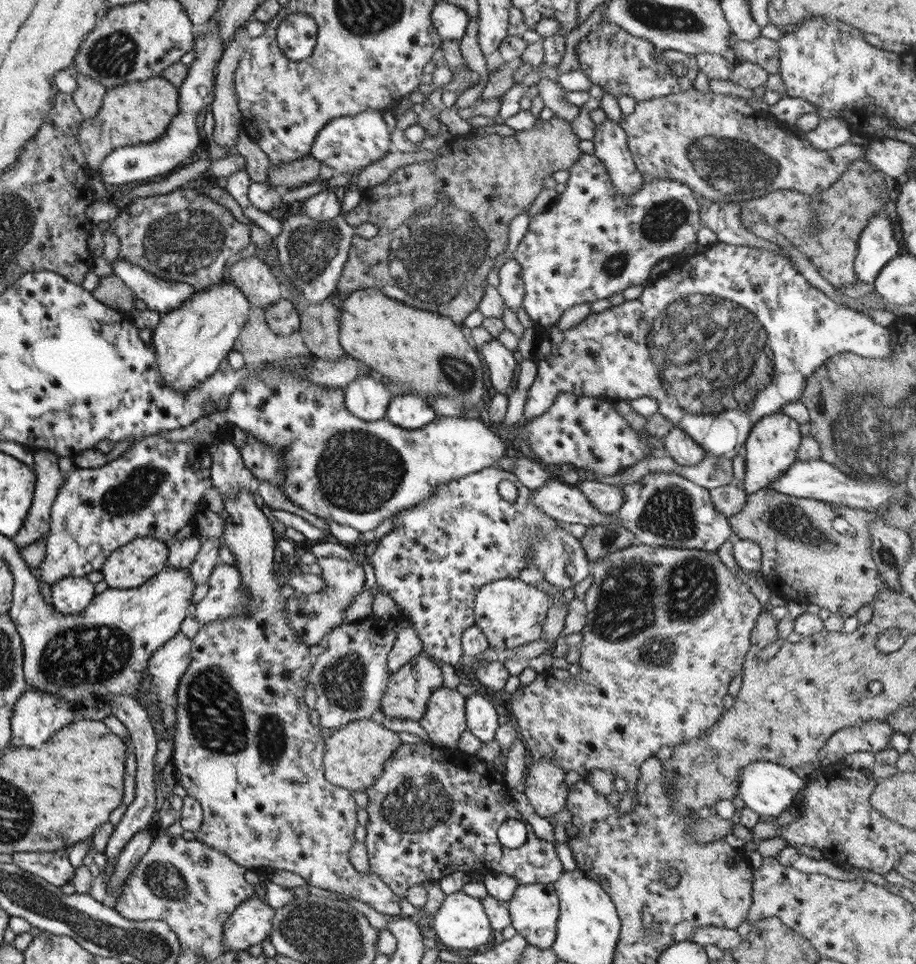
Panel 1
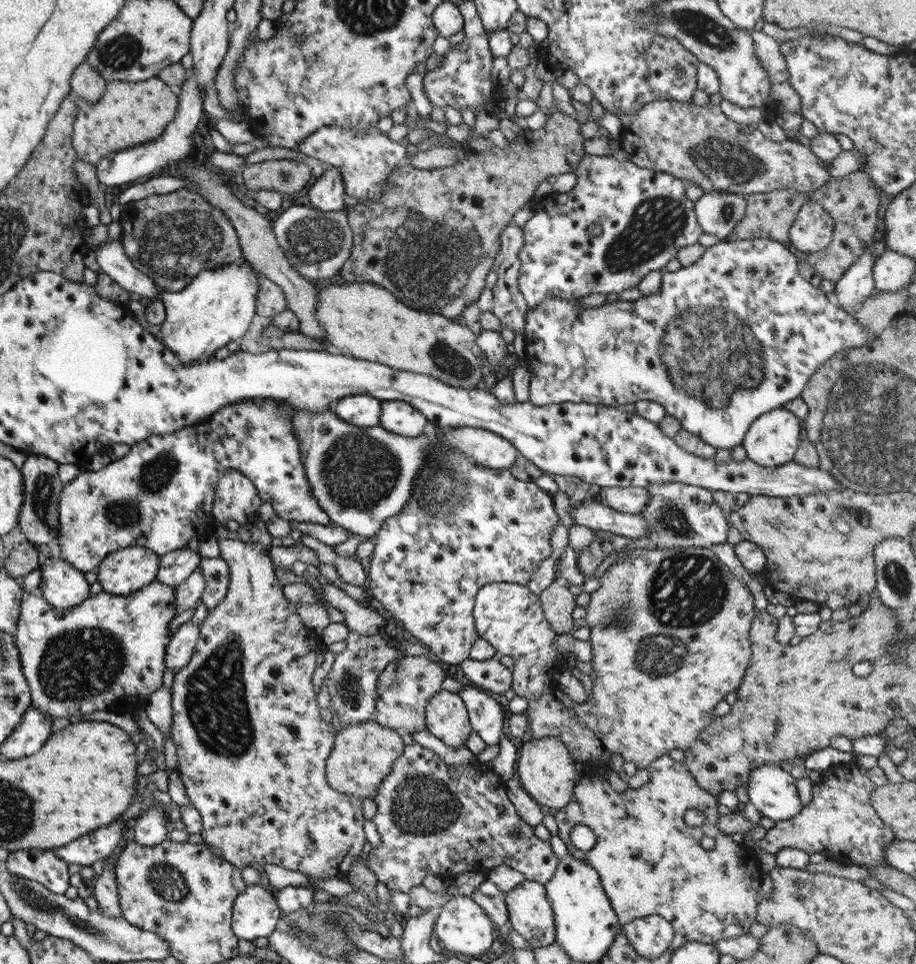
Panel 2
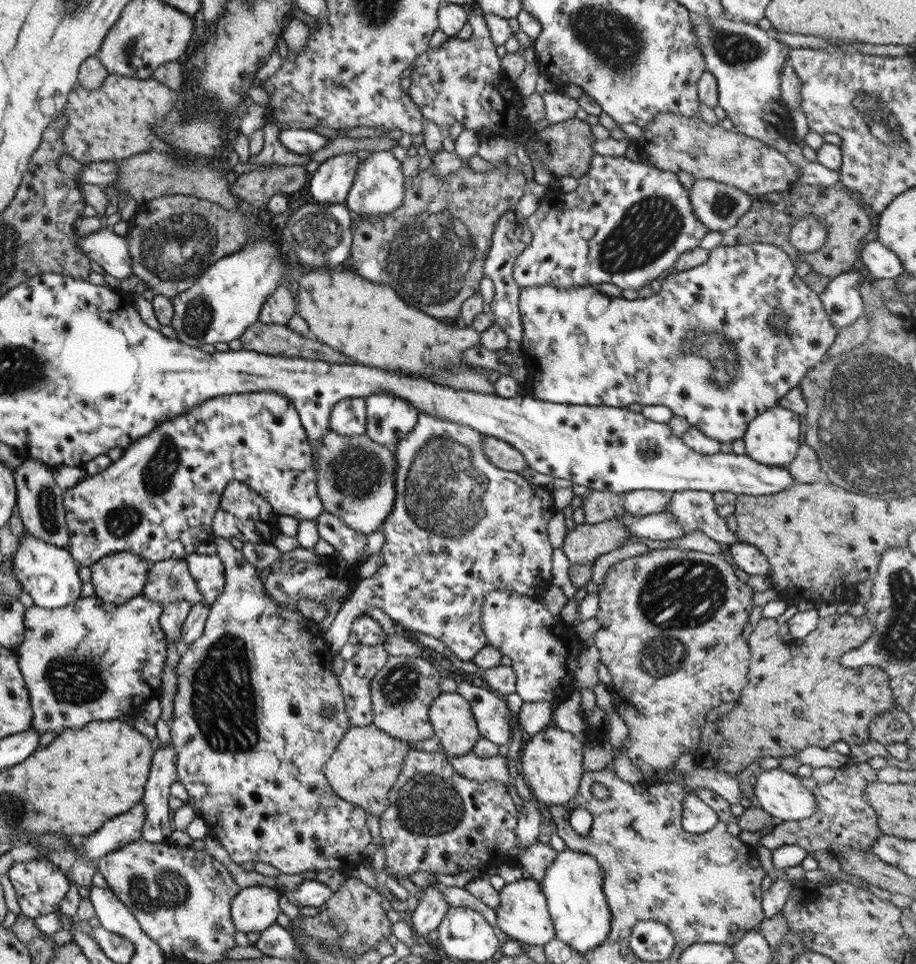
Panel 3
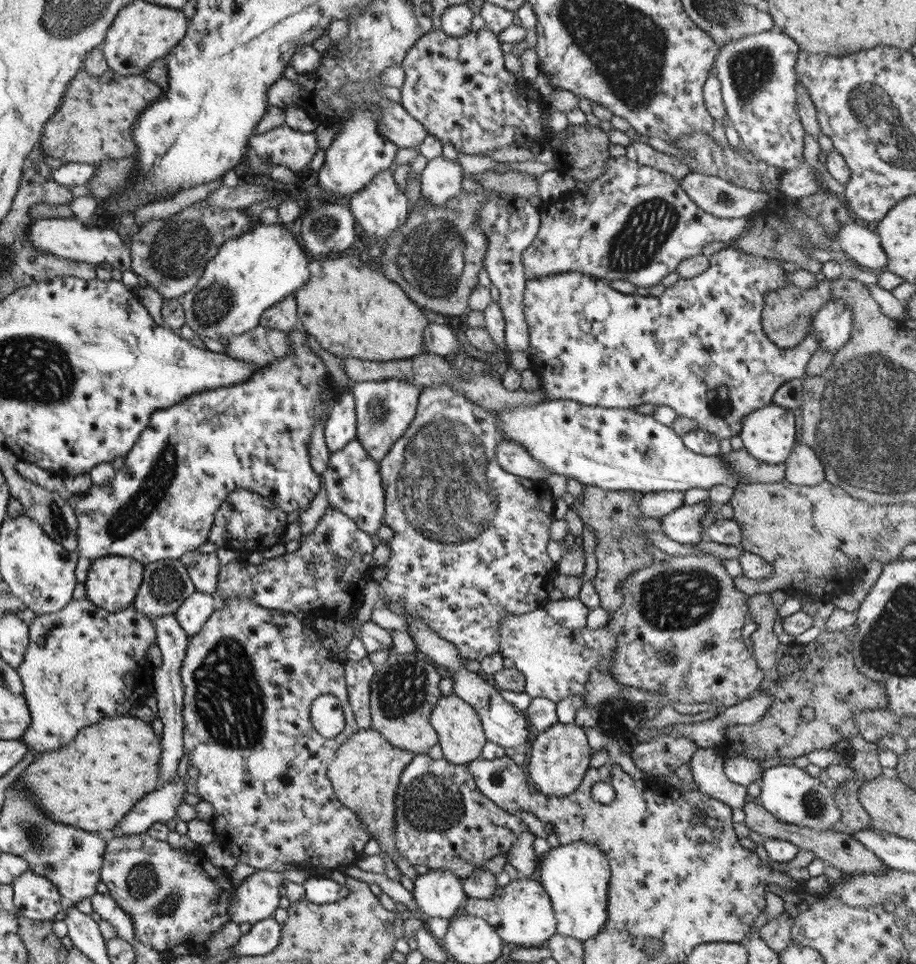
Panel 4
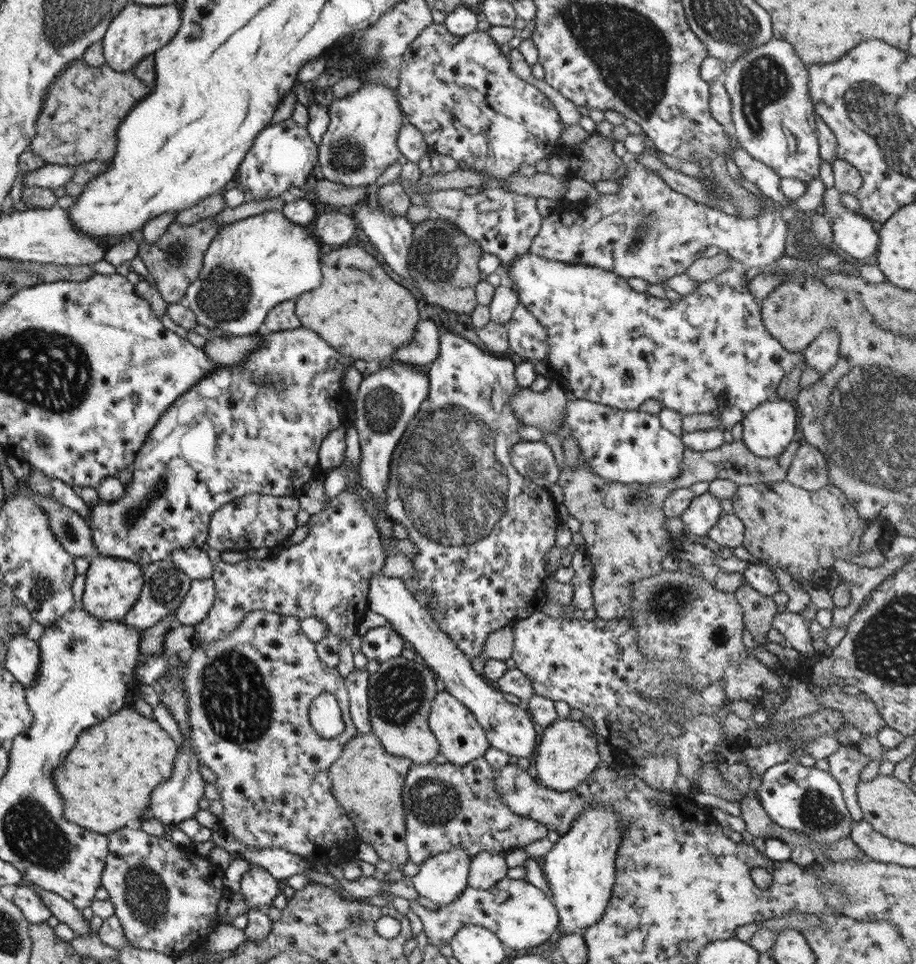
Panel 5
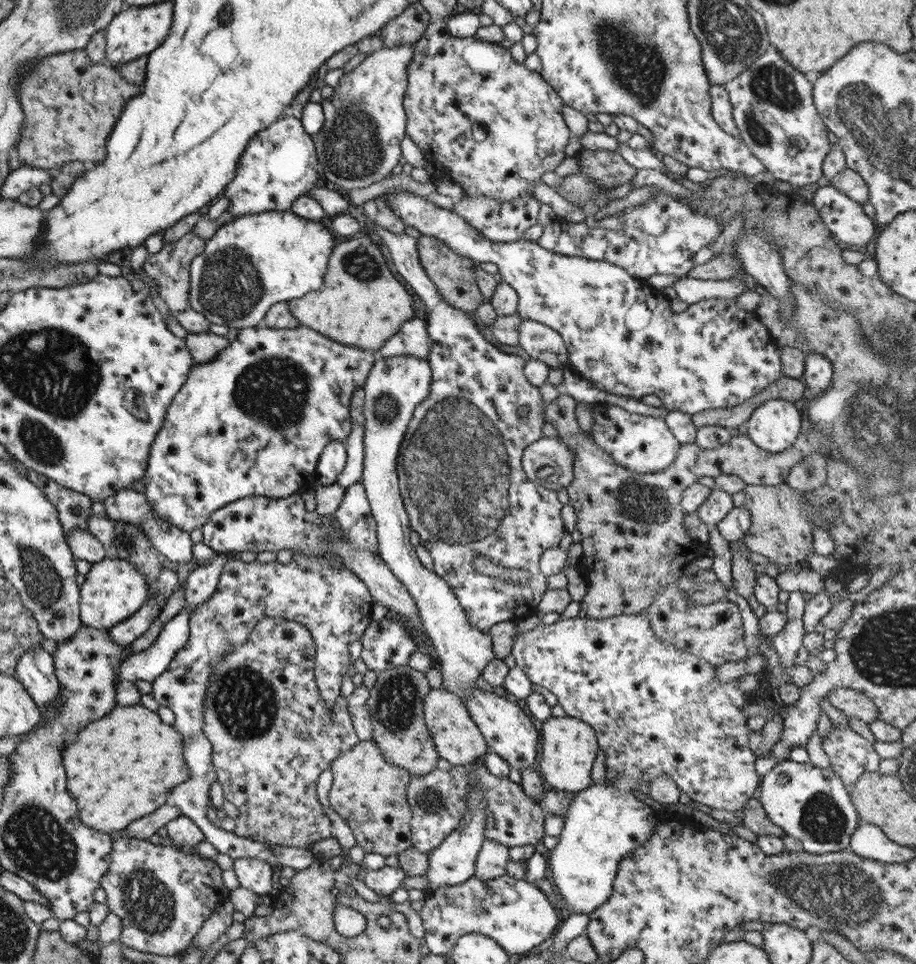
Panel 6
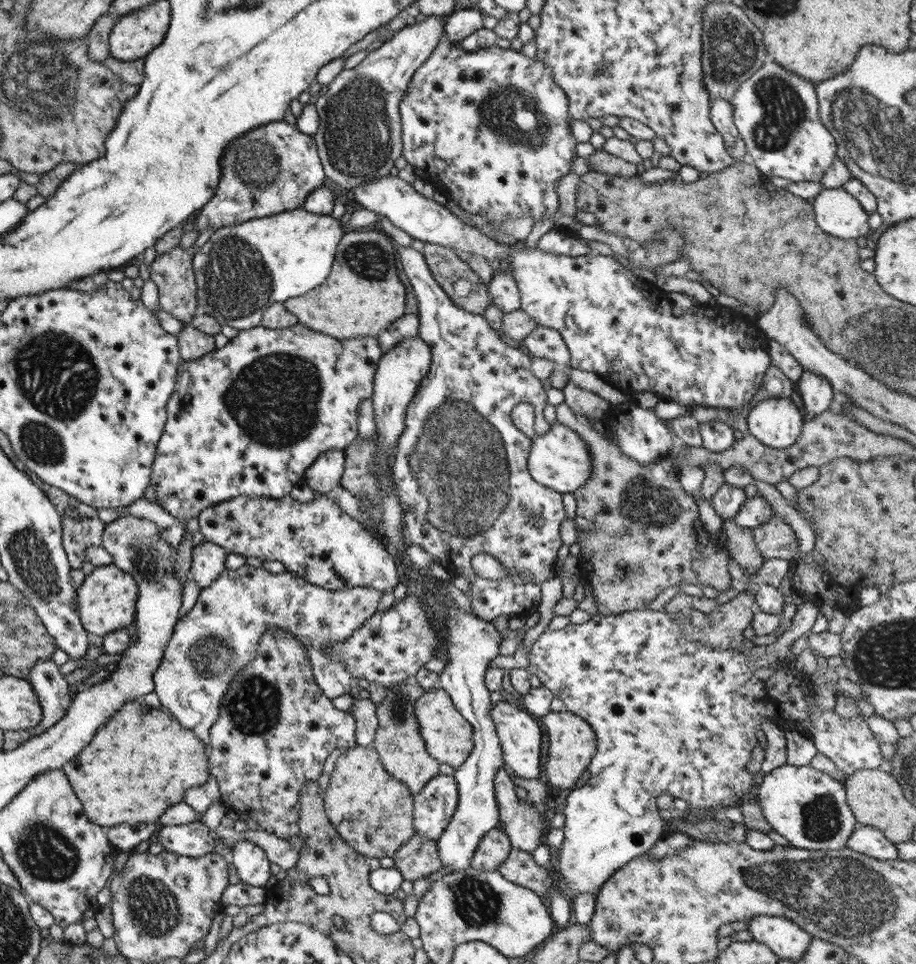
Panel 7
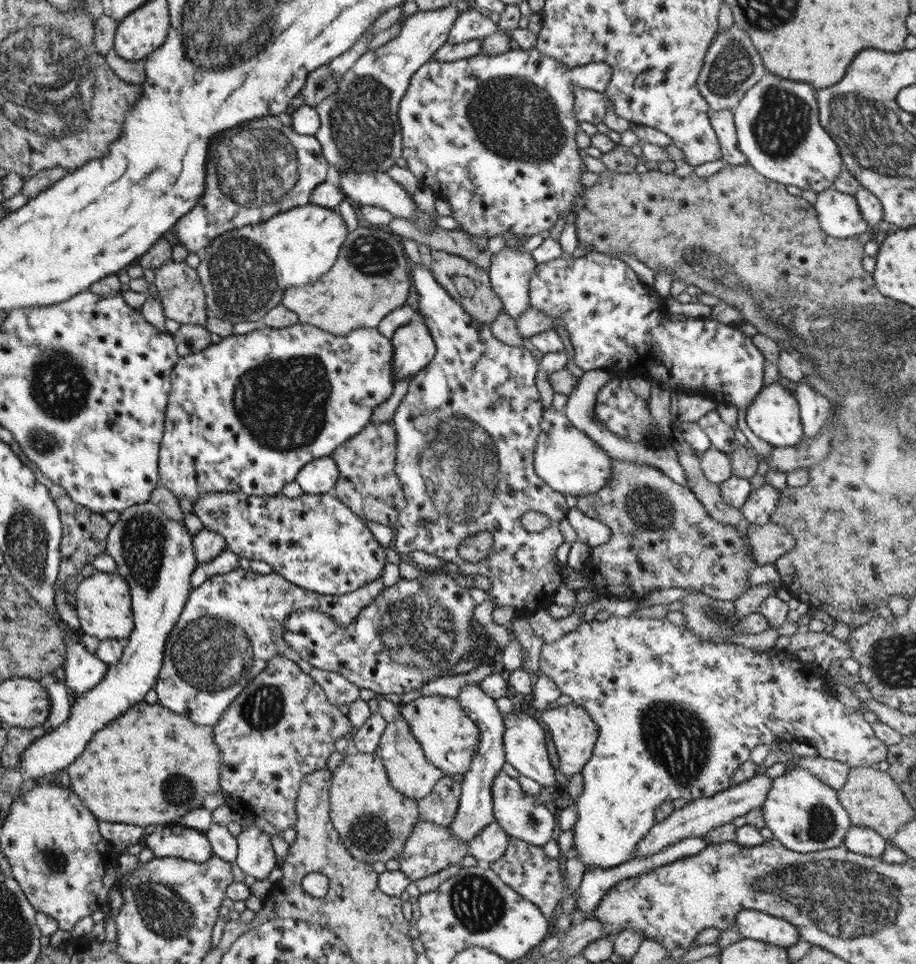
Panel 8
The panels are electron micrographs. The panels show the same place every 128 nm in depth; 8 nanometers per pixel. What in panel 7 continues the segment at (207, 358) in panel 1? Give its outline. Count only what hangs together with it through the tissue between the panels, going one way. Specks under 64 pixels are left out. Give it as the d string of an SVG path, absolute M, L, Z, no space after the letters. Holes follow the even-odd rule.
M303 208L214 229L209 239L192 256L198 311L214 318L220 326L231 326L237 331L257 326L264 310L273 303L282 303L287 298L305 294L328 277L336 246L343 235L336 218L313 214Z

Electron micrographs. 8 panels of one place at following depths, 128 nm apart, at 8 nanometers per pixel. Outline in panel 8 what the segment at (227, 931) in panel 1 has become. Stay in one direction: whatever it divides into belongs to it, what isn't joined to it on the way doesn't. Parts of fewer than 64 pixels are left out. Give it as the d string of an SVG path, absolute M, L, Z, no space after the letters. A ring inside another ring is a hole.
M242 814L242 828L236 836L236 857L235 864L248 876L252 876L255 881L267 879L273 868L275 868L275 858L270 836L261 831L258 825L255 826L253 814Z

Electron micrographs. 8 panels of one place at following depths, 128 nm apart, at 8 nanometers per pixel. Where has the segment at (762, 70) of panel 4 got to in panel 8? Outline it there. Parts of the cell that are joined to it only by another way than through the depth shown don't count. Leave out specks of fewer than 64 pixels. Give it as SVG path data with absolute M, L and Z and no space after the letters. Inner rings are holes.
M763 74L749 90L739 99L733 108L734 127L738 149L745 155L746 162L761 176L783 184L795 186L814 193L821 193L831 188L835 177L843 169L843 161L836 142L823 130L818 121L818 106L815 98L816 91L805 82L789 82L777 78L773 74Z

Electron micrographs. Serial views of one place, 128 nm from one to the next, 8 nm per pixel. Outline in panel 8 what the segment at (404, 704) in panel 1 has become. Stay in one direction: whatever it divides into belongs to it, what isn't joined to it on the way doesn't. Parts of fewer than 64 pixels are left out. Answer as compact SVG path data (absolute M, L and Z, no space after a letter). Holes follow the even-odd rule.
M400 713L395 717L393 723L386 723L374 753L380 758L381 764L384 766L387 778L390 779L390 785L399 791L399 794L416 802L423 800L431 792L437 780L445 776L441 770L435 768L424 757L419 743L413 738L408 724Z

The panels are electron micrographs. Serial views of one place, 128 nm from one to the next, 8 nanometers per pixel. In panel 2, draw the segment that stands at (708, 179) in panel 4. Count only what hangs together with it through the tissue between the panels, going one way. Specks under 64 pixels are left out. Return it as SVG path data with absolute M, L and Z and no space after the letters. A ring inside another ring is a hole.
M704 192L694 202L694 215L702 232L713 234L723 241L741 220L745 207L746 196Z

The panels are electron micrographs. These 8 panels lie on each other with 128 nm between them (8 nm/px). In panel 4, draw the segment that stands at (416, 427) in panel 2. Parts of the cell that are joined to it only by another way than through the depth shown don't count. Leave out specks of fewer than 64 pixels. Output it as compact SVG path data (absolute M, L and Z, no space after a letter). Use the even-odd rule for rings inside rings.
M399 379L357 382L351 385L349 393L354 399L356 415L354 438L367 452L367 457L373 459L375 463L380 463L394 442L411 425L420 392L418 386L413 386L411 382L401 382Z

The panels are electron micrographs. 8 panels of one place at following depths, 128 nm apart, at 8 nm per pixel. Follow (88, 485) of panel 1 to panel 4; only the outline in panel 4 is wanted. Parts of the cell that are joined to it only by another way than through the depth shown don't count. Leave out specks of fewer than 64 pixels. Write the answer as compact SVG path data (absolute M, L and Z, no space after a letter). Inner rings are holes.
M300 329L288 331L286 335L288 336L290 348L288 355L268 362L260 369L257 369L250 376L250 381L241 382L241 384L235 384L235 386L223 386L215 390L205 390L205 392L199 392L199 394L193 394L189 398L185 398L180 404L153 412L147 428L140 433L133 447L129 449L129 453L125 455L123 469L115 471L111 482L102 486L91 484L91 488L85 494L69 494L69 496L66 496L68 505L73 509L75 520L77 520L75 534L76 552L79 557L85 557L92 561L101 557L120 556L132 558L142 565L163 559L177 559L182 554L198 549L201 544L205 544L208 541L215 509L219 508L224 498L236 488L245 489L268 498L276 507L284 510L285 514L289 514L293 510L302 509L304 511L306 509L306 506L310 504L315 493L319 490L321 480L320 475L315 474L315 471L309 464L307 447L309 447L311 440L311 429L313 429L313 425L317 421L324 423L324 420L321 419L328 415L332 402L330 403L327 398L321 400L321 402L317 400L319 399L319 384L317 384L317 381L326 376L327 370L325 365L306 343L306 338L300 333Z

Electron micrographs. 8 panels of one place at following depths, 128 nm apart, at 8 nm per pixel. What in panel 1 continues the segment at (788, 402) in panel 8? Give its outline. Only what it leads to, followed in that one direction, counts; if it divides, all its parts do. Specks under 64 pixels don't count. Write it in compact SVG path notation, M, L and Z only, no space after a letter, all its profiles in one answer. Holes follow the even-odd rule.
M777 412L761 418L751 430L744 442L742 452L745 462L744 479L740 482L745 494L751 494L756 490L765 488L768 482L776 479L781 473L788 470L796 461L796 453L801 440L798 424L789 416Z

